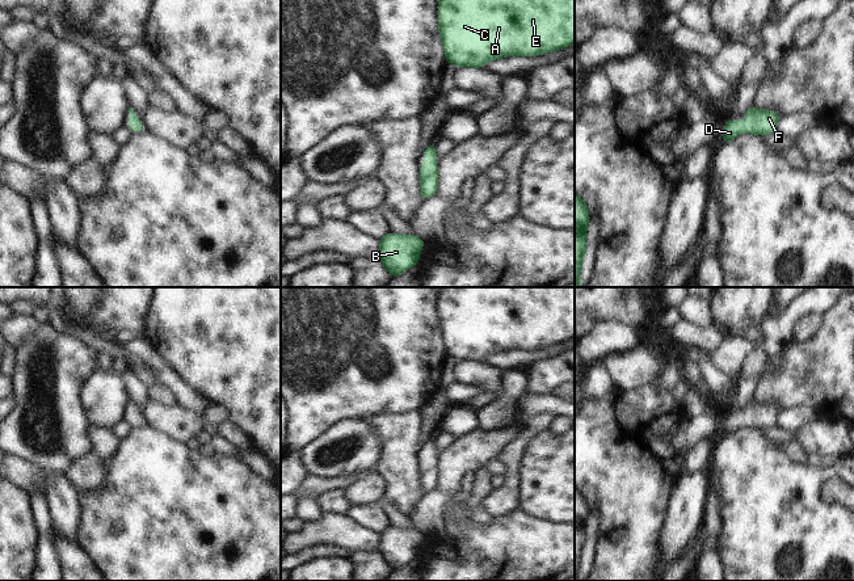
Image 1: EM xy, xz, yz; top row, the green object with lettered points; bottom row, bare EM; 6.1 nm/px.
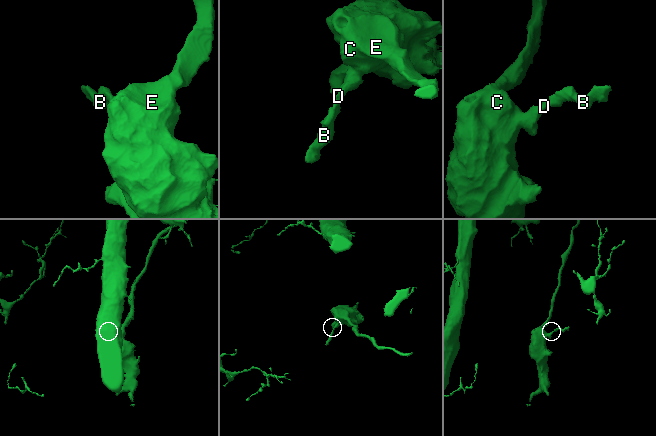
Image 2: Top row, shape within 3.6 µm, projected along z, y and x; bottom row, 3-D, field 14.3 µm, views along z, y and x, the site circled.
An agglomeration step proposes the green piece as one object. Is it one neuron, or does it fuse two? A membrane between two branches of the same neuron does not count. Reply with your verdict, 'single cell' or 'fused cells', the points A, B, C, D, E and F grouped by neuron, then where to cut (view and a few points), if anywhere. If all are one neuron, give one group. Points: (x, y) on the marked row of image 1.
single cell; A B C D E F; no cut

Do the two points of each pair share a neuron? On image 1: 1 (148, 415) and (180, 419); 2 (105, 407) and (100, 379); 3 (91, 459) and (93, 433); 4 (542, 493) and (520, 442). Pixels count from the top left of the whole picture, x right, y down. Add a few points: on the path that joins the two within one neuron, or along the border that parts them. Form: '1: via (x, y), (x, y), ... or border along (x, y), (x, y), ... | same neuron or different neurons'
1: via (156, 416), (172, 419) | same neuron
2: via (105, 400), (101, 386) | same neuron
3: border along (92, 450), (102, 462) | different neurons
4: border along (545, 429), (539, 430), (526, 445), (518, 483) | different neurons

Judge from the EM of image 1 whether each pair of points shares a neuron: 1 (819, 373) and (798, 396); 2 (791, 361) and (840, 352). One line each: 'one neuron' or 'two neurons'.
1: one neuron
2: one neuron

